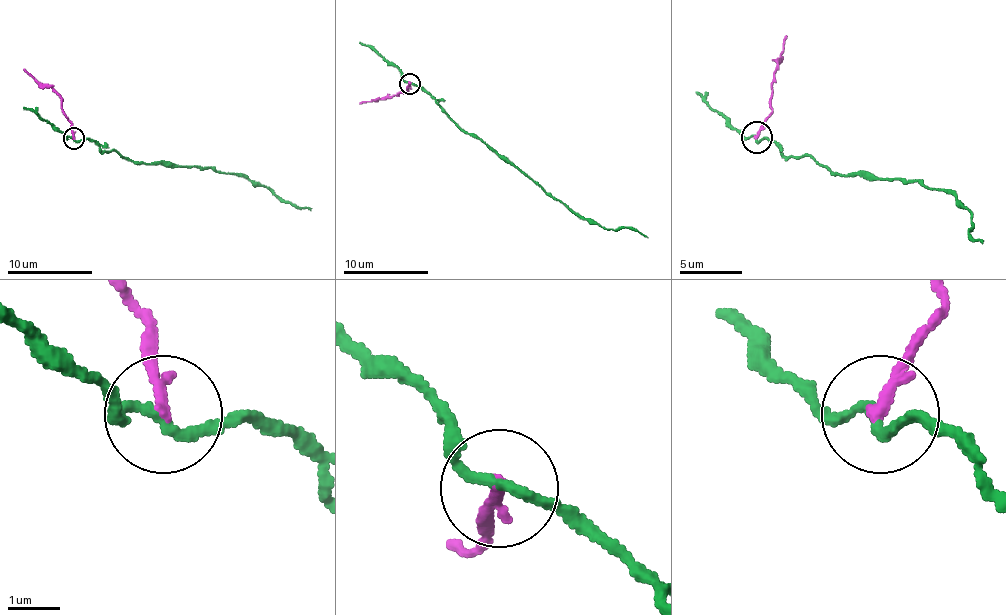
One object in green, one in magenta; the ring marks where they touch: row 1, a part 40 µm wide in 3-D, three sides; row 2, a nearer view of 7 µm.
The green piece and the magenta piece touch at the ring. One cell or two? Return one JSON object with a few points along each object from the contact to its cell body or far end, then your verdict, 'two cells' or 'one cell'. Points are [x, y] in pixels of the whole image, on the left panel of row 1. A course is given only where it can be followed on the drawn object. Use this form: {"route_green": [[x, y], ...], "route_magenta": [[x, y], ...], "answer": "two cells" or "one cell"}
{"route_green": [[73, 137], [92, 140], [101, 150], [118, 150], [132, 161], [196, 165], [239, 174], [311, 210]], "route_magenta": [[73, 137], [62, 101], [24, 69]], "answer": "two cells"}

